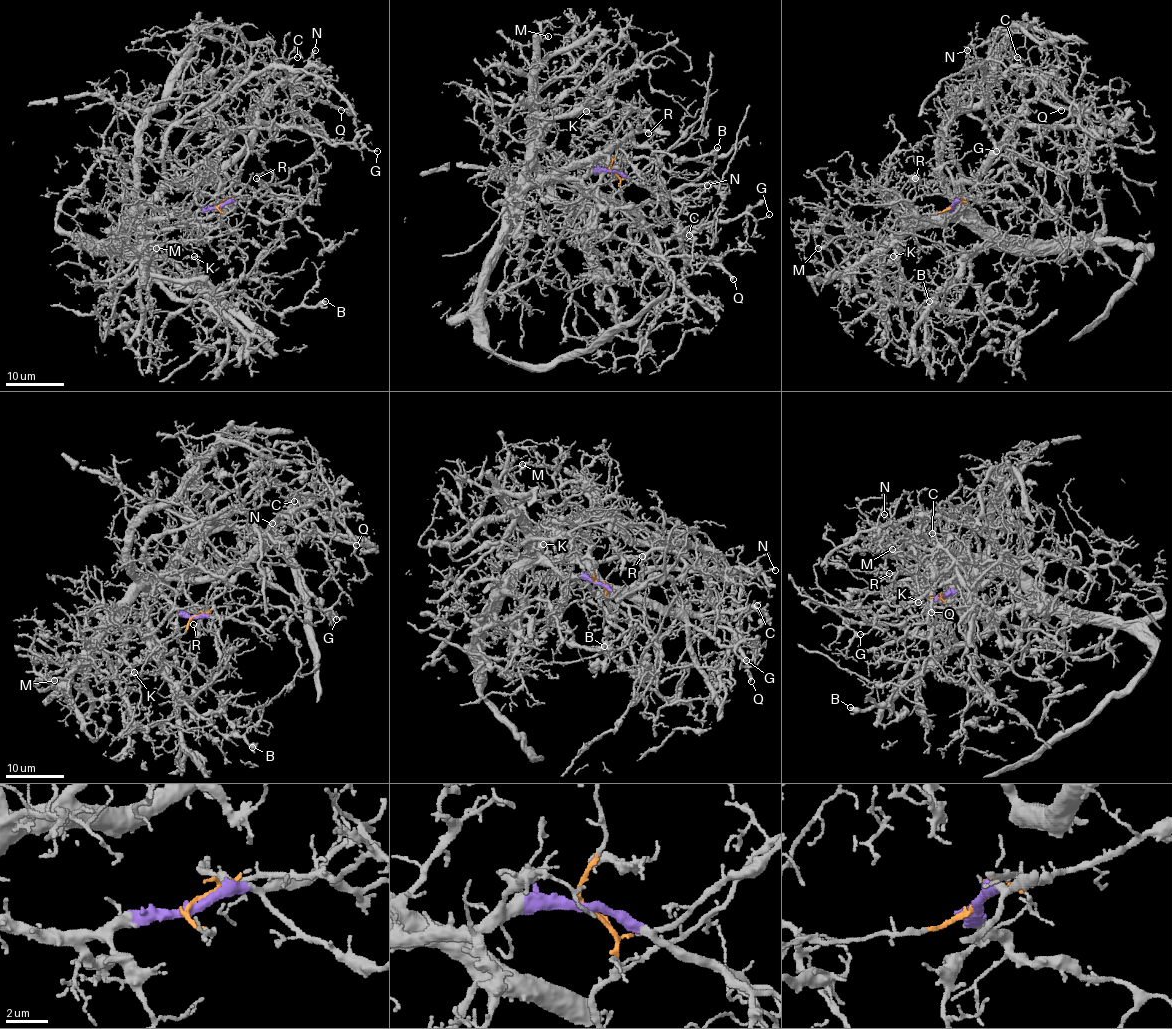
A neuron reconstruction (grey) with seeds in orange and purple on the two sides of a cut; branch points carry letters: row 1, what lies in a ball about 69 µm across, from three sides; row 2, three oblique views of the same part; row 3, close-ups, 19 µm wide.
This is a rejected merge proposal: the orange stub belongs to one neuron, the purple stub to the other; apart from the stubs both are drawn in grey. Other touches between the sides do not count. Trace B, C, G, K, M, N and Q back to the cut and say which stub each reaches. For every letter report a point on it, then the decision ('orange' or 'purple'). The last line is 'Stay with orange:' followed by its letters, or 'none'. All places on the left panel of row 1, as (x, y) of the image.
B: at (325, 301); purple
C: at (297, 57); orange
G: at (377, 151); purple
K: at (194, 256); purple
M: at (156, 248); purple
N: at (315, 50); orange
Q: at (341, 110); purple
Stay with orange: C, N

